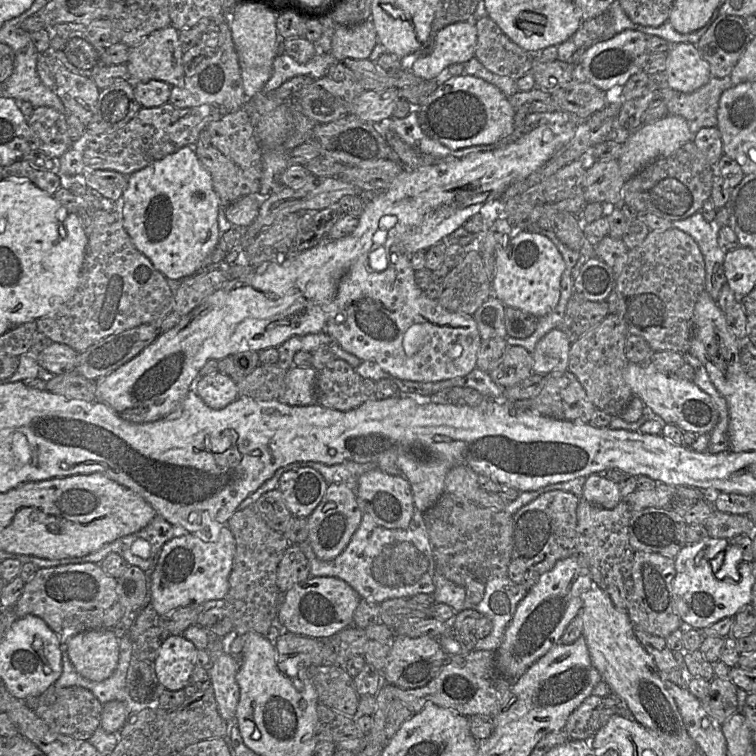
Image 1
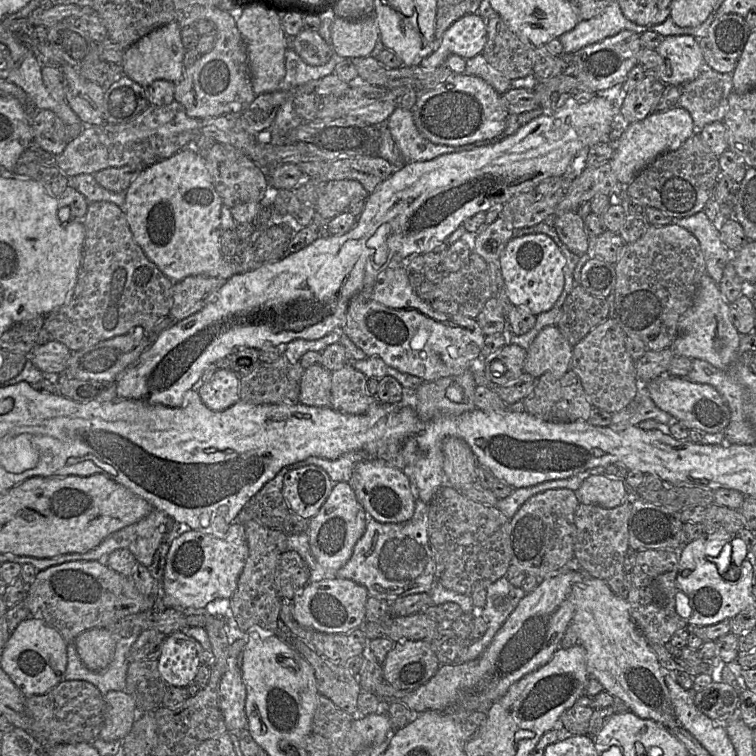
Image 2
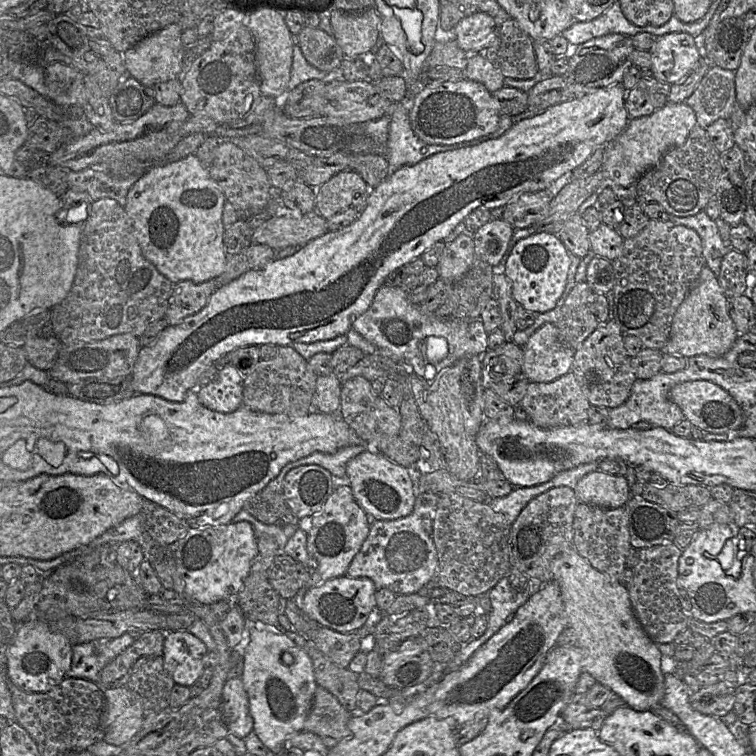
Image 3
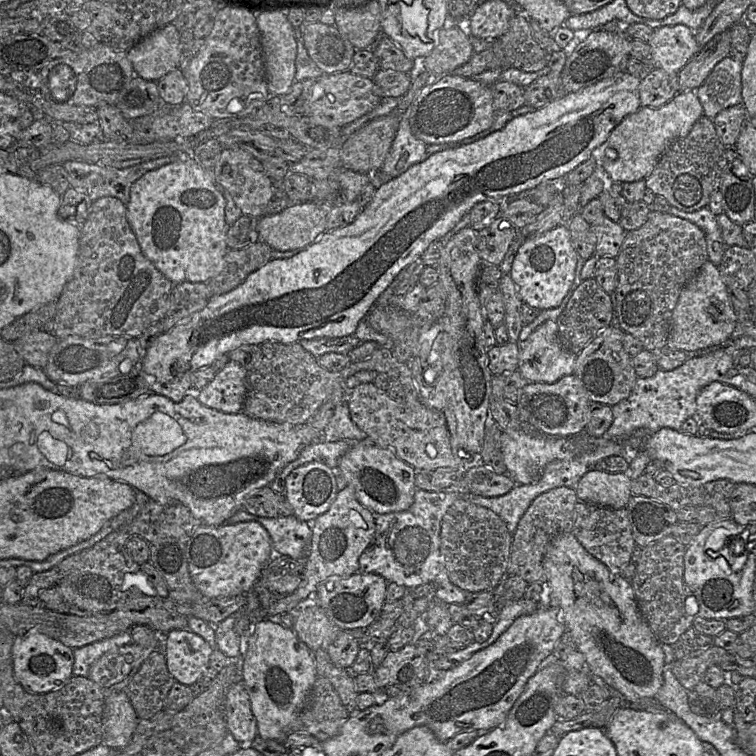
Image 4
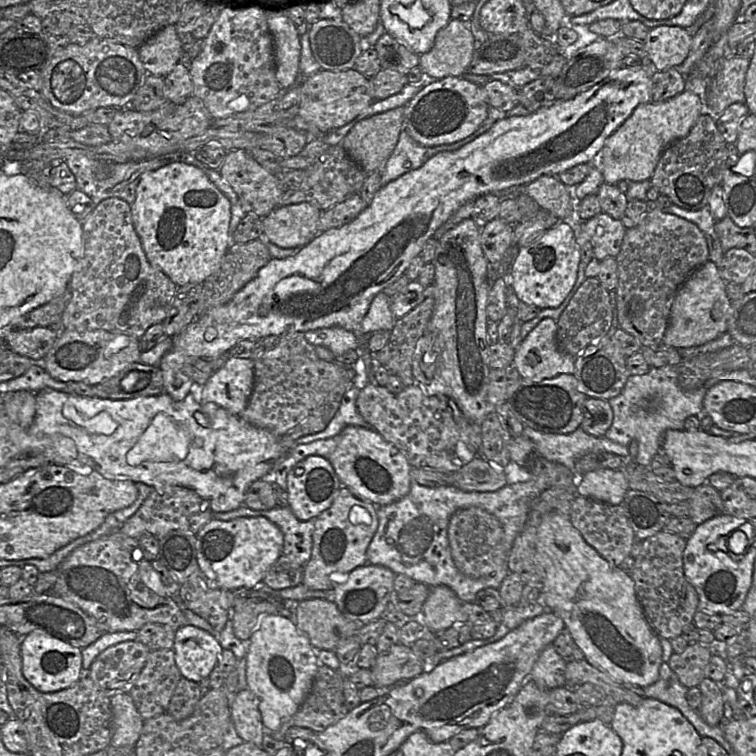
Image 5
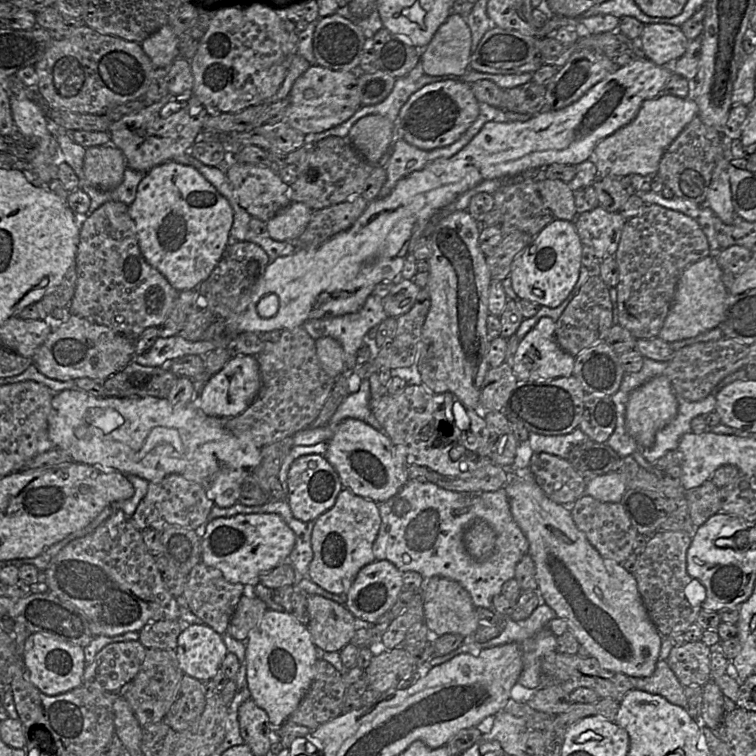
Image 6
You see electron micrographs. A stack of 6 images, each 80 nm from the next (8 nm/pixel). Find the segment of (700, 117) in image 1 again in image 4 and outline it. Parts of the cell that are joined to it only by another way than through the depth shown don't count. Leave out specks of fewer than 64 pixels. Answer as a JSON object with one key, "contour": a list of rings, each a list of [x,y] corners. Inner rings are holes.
{"contour":[[[731,57],[720,61],[696,90],[703,115],[714,119],[721,111],[742,105],[742,63]]]}

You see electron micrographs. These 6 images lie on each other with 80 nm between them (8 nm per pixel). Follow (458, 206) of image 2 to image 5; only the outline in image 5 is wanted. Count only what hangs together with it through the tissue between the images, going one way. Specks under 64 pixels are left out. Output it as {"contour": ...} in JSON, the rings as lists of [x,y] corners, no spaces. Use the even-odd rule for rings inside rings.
{"contour":[[[621,67],[607,78],[592,86],[588,90],[579,93],[569,100],[556,100],[551,105],[544,106],[535,112],[526,116],[506,117],[495,122],[492,127],[482,135],[470,143],[462,146],[458,150],[450,152],[440,152],[428,159],[421,167],[409,171],[397,179],[382,186],[375,194],[372,202],[355,218],[353,221],[339,227],[319,233],[310,243],[303,246],[301,250],[294,256],[287,258],[271,258],[269,262],[264,265],[257,273],[257,275],[249,281],[242,289],[240,289],[234,297],[226,304],[214,307],[206,313],[196,318],[190,323],[182,332],[173,336],[172,348],[161,358],[158,367],[161,369],[164,379],[164,392],[171,396],[175,401],[183,400],[190,392],[194,391],[194,382],[183,371],[184,365],[193,361],[196,358],[211,359],[224,351],[228,351],[240,340],[260,340],[268,335],[276,335],[283,337],[295,332],[305,333],[310,330],[319,328],[328,328],[333,326],[342,327],[346,330],[353,331],[359,339],[364,333],[358,331],[359,324],[362,322],[366,315],[373,298],[381,292],[384,288],[391,285],[400,276],[403,275],[406,268],[409,266],[411,260],[419,256],[425,242],[433,236],[435,231],[444,224],[463,204],[469,200],[475,200],[477,197],[497,191],[509,189],[516,186],[525,186],[540,176],[549,175],[557,176],[558,174],[583,163],[590,163],[597,152],[603,146],[605,140],[619,128],[625,120],[633,113],[634,109],[644,103],[652,101],[652,76],[653,70],[646,68],[625,68]],[[265,307],[267,309],[266,315],[259,314],[259,308]]]}

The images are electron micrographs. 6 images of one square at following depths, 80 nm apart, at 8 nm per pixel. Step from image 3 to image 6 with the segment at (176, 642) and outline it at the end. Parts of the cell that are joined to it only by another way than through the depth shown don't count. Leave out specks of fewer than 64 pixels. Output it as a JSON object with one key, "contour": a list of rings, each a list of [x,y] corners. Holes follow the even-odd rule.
{"contour":[[[205,623],[184,624],[175,649],[185,675],[197,680],[211,680],[228,653],[222,635]]]}

